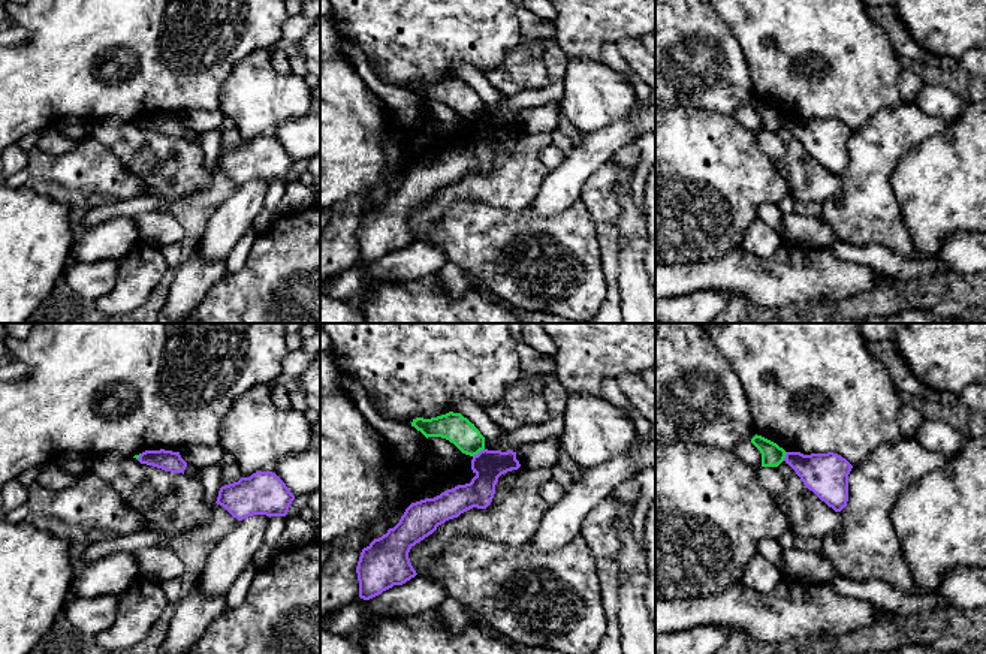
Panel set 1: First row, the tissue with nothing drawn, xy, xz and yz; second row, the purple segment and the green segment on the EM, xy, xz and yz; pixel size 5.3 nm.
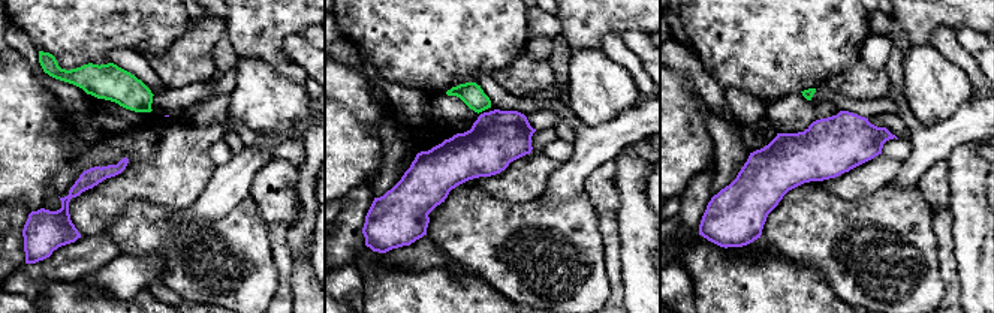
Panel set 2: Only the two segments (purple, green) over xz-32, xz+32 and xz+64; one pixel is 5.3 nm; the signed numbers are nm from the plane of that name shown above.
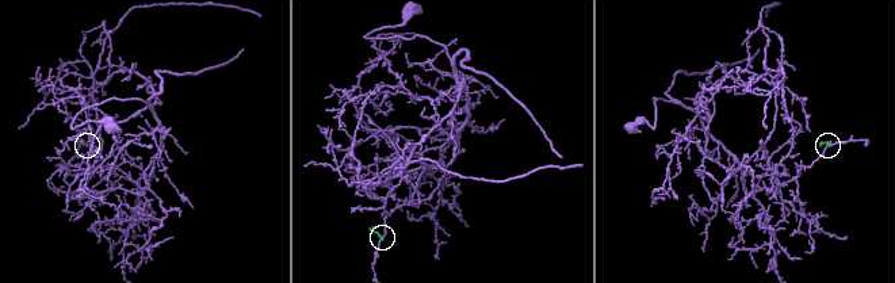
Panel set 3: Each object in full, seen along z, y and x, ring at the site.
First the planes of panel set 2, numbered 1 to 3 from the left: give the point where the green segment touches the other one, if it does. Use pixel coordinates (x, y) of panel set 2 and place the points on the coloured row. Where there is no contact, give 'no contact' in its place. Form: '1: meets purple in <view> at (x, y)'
1: no contact
2: no contact
3: no contact

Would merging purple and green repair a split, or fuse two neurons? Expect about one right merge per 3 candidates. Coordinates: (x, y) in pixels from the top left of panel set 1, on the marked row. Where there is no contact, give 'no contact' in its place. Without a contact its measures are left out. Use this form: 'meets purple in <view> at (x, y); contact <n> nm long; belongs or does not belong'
meets purple in xz at (479, 452); contact 80 nm long; does not belong

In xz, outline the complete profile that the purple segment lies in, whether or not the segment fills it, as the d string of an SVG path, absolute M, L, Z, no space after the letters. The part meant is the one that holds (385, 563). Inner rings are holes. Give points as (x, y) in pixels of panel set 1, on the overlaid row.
M483 449L471 459L476 476L470 483L411 503L394 528L362 549L356 567L359 597L370 600L414 578L417 573L408 558L410 549L446 521L473 507L486 509L494 498L498 477L519 467L516 452Z

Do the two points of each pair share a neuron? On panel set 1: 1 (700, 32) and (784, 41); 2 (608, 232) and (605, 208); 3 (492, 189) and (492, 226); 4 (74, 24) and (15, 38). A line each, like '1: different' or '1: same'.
1: different
2: different
3: different
4: different

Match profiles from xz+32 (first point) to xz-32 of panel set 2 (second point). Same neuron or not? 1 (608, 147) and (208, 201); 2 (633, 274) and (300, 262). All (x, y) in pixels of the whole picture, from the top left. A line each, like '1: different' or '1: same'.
1: same
2: same

